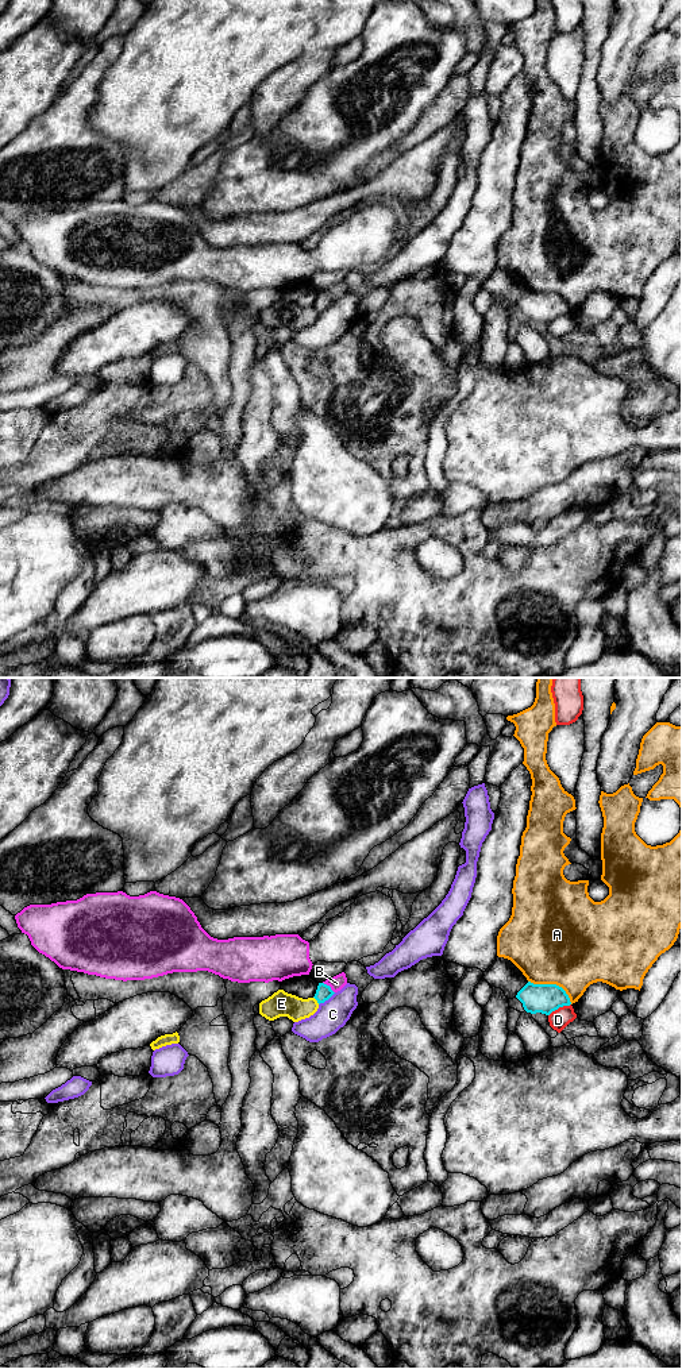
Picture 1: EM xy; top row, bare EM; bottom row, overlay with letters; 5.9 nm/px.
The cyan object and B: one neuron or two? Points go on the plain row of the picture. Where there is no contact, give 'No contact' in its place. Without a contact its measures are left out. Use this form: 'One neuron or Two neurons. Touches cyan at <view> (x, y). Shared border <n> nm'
Two neurons. Touches cyan at xy (330, 296). Shared border 100 nm

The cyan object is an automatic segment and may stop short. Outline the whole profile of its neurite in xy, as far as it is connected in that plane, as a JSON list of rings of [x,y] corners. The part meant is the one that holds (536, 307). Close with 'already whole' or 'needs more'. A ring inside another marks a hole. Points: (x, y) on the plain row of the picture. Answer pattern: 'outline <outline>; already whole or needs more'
outline [[[528,290],[516,304],[527,321],[550,324],[563,315],[570,315],[566,300],[556,293],[533,293]]]; already whole

